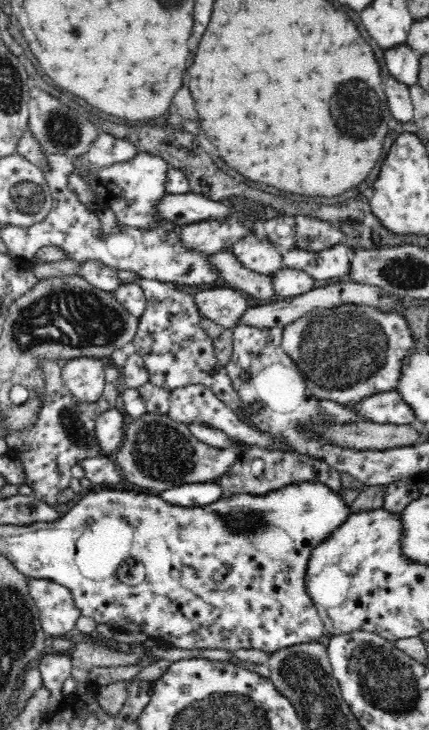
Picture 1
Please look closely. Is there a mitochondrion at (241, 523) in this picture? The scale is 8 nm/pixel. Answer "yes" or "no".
yes

